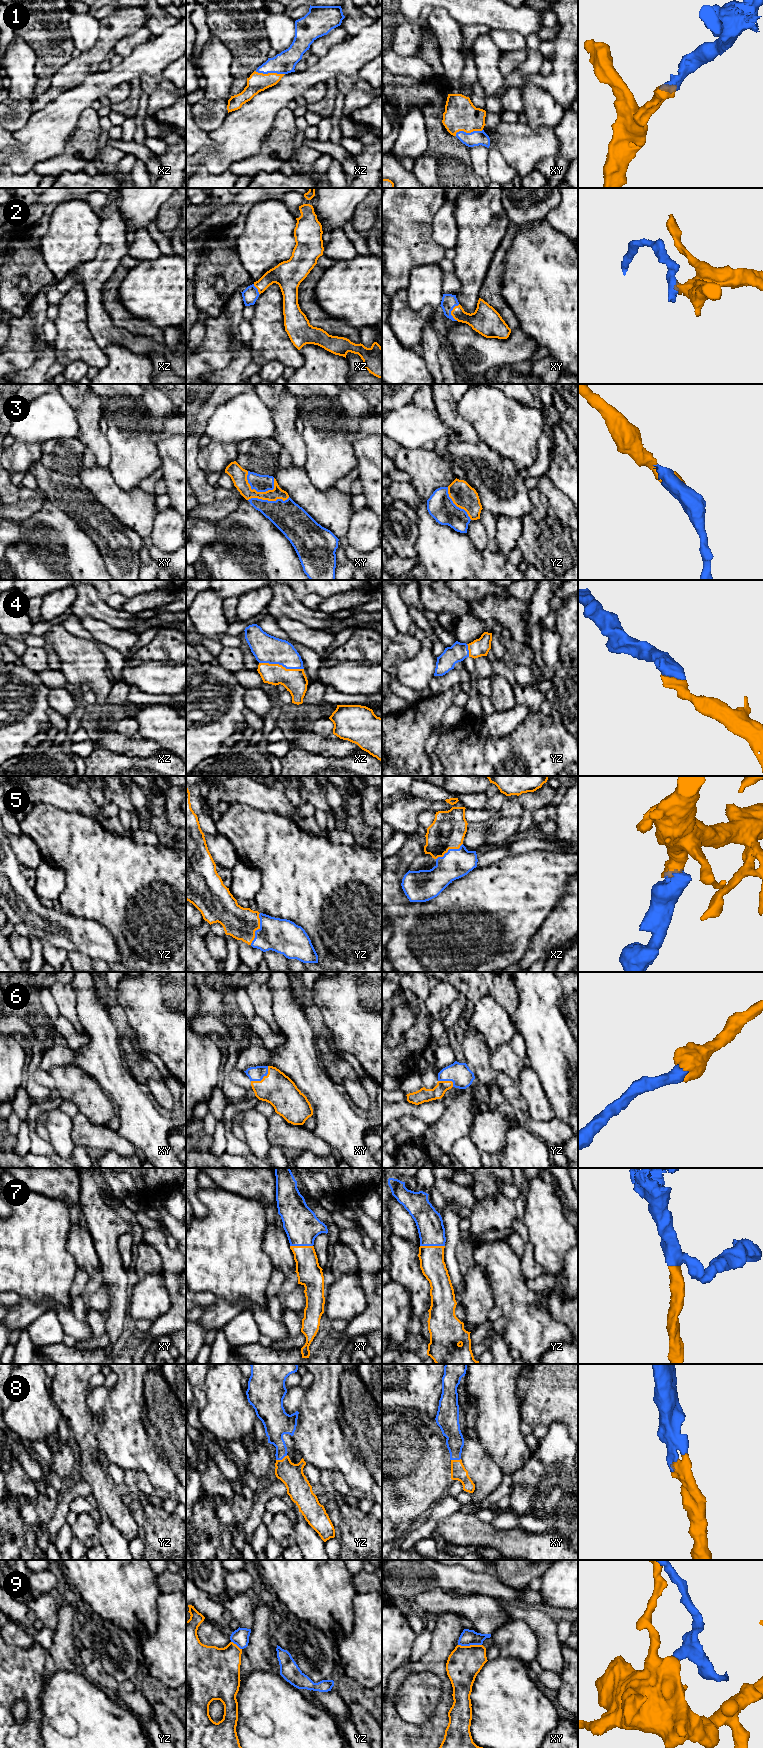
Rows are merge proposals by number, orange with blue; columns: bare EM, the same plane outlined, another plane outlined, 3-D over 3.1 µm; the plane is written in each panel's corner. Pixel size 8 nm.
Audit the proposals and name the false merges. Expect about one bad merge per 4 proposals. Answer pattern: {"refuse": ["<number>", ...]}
{"refuse": ["9"]}

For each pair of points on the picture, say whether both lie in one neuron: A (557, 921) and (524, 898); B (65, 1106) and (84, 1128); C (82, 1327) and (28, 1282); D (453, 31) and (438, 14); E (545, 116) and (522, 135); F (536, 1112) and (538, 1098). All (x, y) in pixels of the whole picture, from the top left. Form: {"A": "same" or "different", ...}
{"A": "different", "B": "different", "C": "different", "D": "same", "E": "different", "F": "same"}

